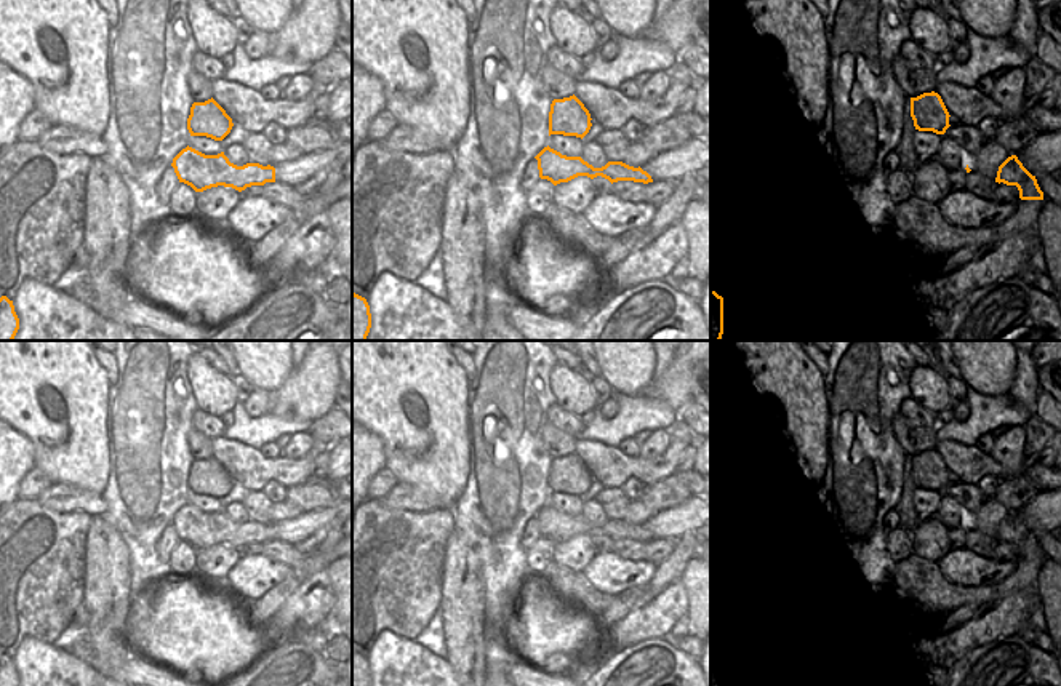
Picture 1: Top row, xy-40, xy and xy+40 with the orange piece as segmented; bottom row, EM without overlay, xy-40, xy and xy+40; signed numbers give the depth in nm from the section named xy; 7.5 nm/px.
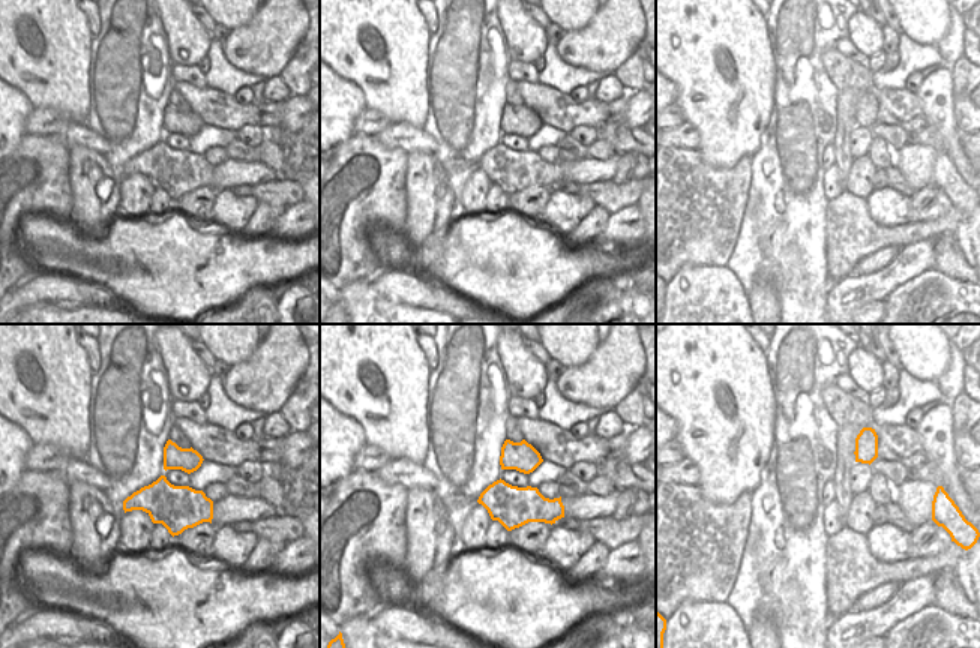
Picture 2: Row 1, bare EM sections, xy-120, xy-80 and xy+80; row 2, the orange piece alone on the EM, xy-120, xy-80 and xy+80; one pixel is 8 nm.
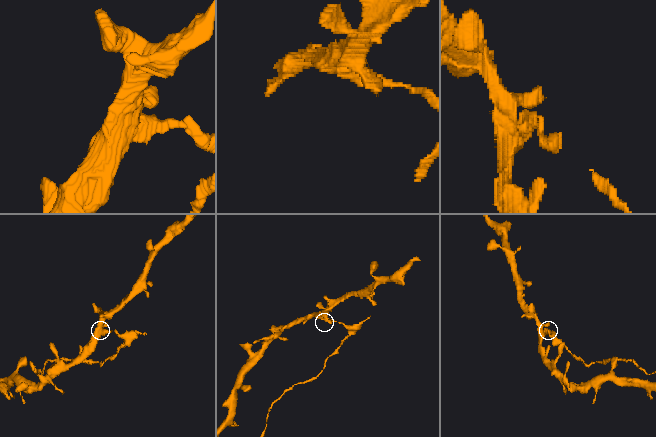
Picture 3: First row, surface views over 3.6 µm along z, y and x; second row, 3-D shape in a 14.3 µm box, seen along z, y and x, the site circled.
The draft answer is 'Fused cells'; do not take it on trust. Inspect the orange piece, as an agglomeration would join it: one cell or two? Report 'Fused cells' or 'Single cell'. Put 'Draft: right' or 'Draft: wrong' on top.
Draft: right
Fused cells.

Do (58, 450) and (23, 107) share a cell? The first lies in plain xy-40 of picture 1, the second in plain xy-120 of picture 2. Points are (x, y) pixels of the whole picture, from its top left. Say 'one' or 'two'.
two

